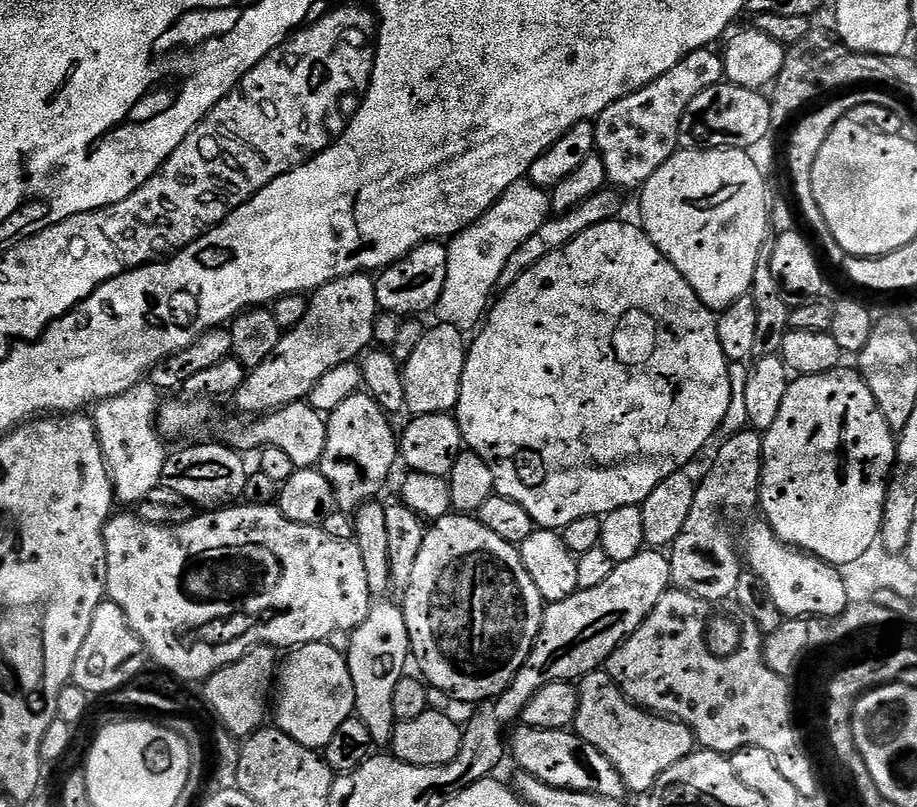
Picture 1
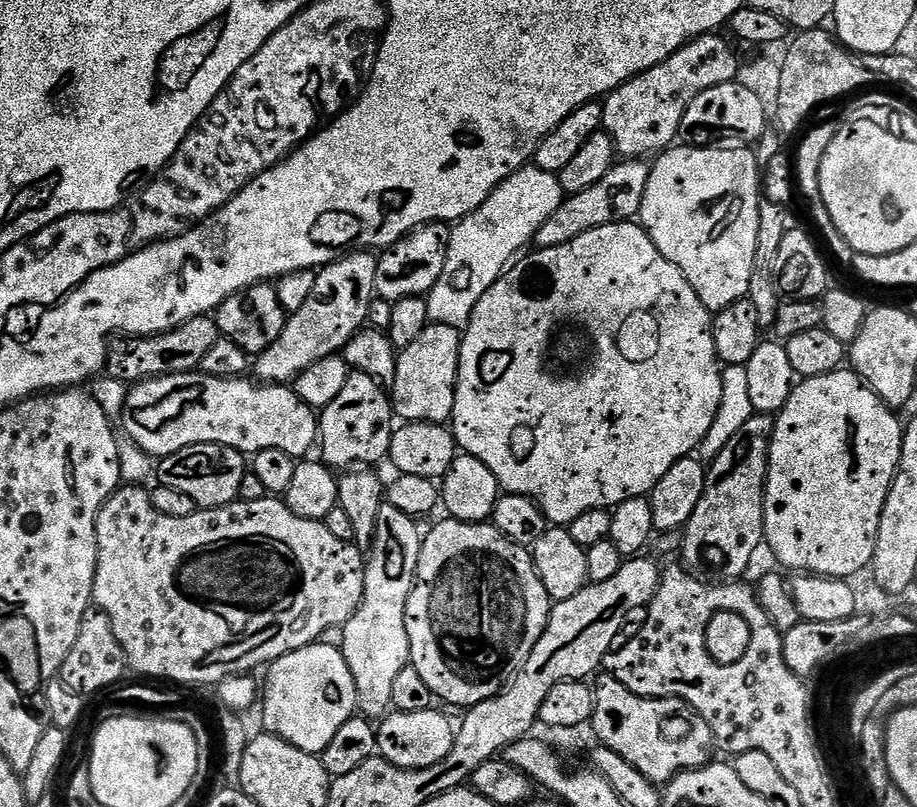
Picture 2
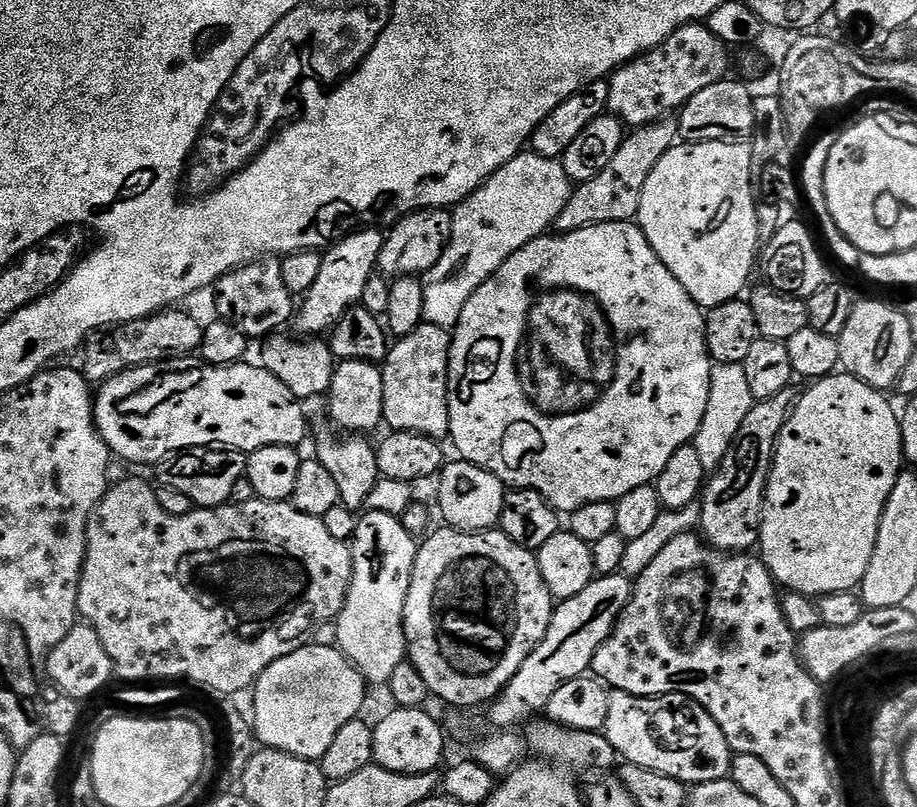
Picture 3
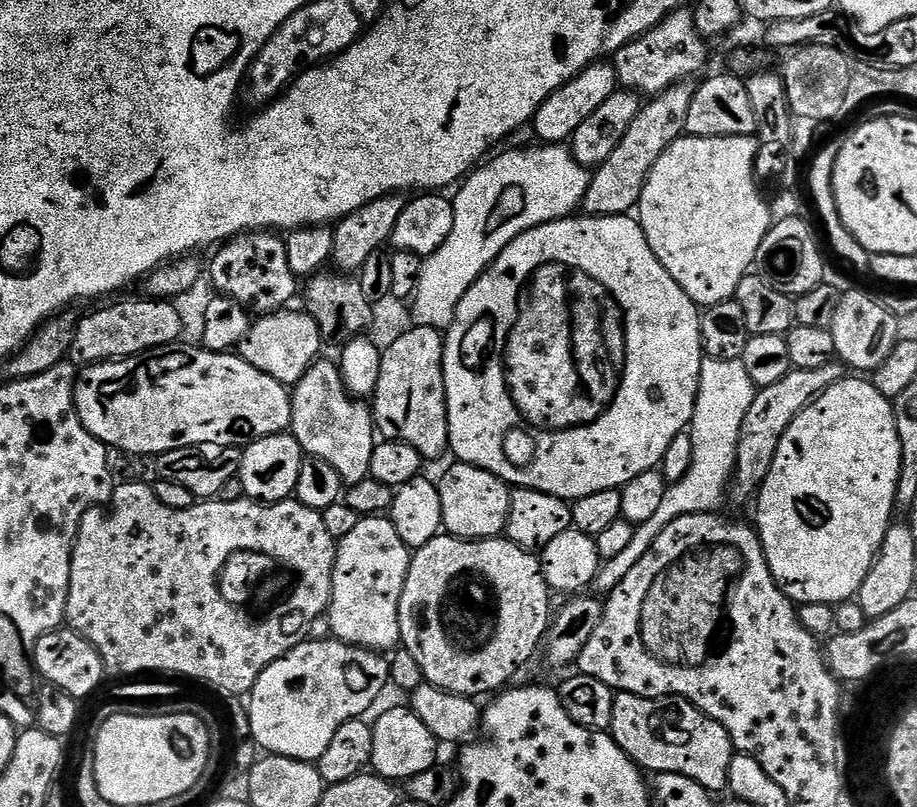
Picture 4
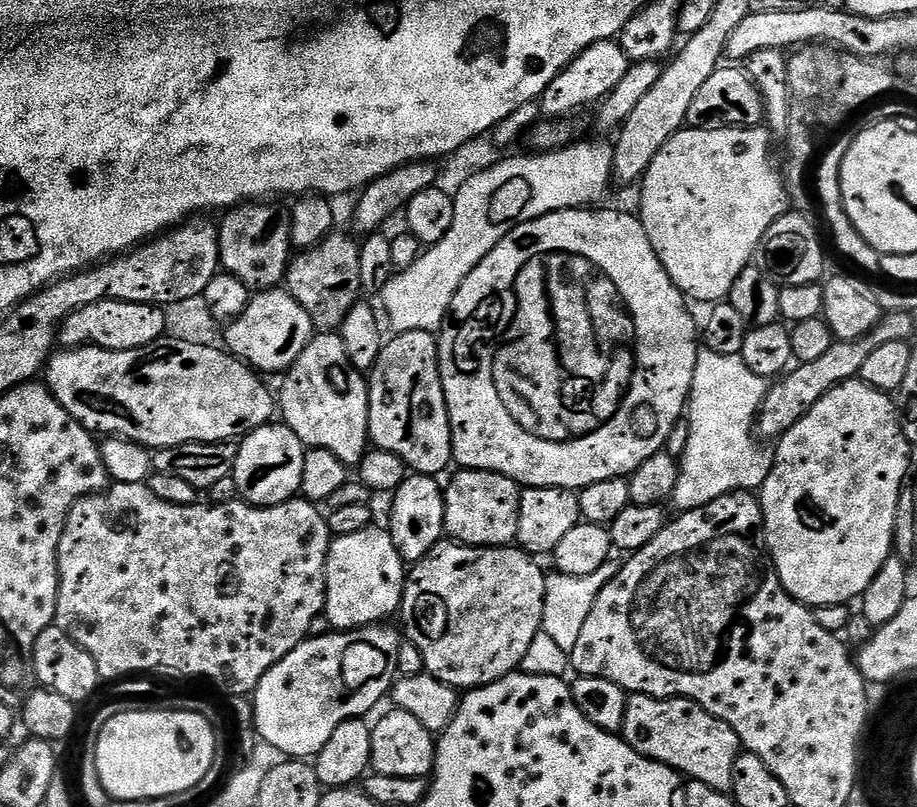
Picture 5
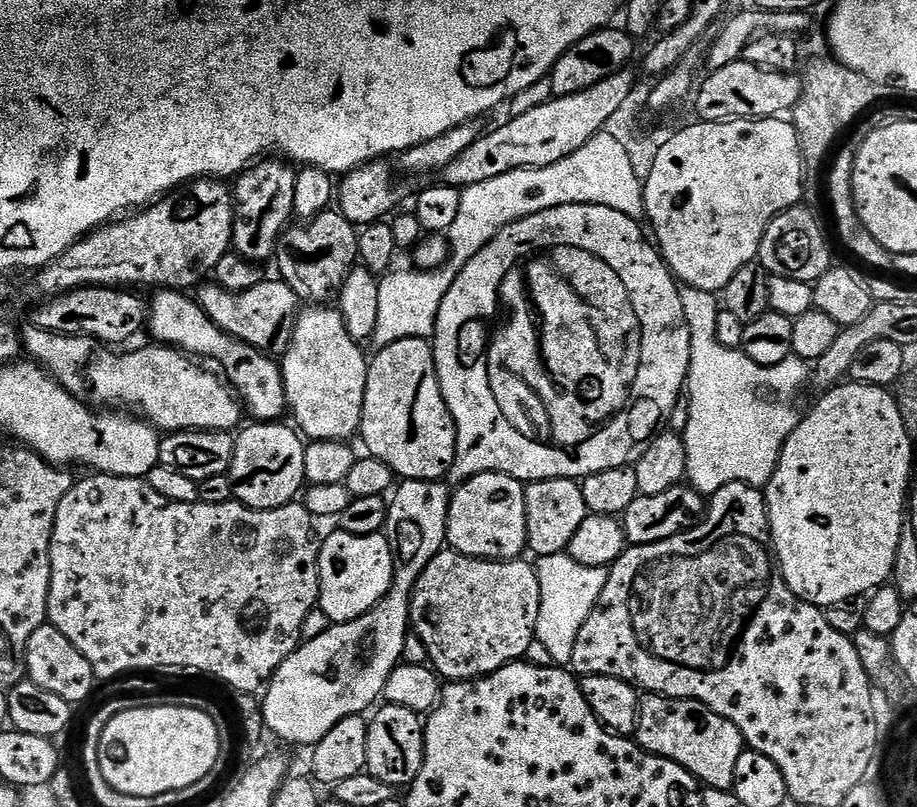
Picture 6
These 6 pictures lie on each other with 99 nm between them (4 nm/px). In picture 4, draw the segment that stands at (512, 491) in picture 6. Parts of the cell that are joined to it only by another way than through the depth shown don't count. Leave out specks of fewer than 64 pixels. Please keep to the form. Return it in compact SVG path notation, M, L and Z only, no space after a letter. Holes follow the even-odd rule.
M452 462L444 472L444 477L438 480L441 496L441 518L443 531L450 536L459 536L461 540L490 540L499 537L508 527L510 514L510 498L512 497L509 485L500 477L490 474L472 464Z

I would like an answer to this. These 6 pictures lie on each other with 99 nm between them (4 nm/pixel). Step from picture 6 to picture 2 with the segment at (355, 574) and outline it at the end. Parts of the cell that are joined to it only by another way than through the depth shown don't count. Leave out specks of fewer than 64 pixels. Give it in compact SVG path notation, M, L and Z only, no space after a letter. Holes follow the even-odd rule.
M384 503L378 510L378 526L374 530L372 546L364 566L364 593L358 610L342 625L344 629L344 661L350 666L350 674L356 687L356 707L365 717L383 718L392 708L392 687L396 676L410 662L410 642L406 634L406 602L416 581L416 567L420 557L422 528L413 517L402 514L393 504Z

